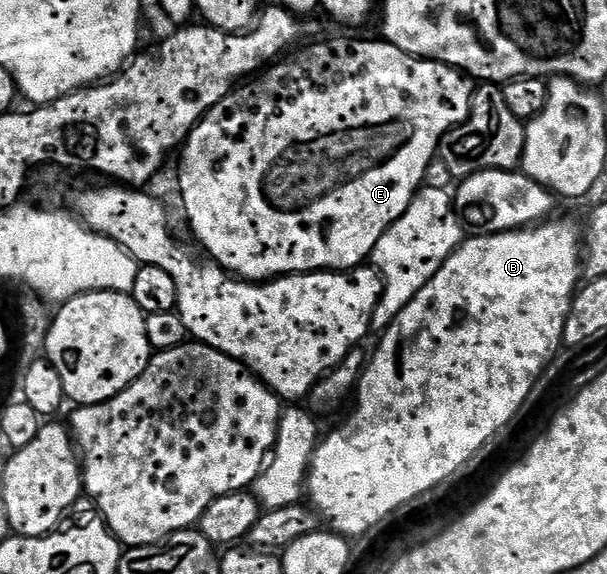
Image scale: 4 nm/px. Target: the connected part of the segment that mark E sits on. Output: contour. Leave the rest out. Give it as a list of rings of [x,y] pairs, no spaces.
[[[331,38],[328,42],[301,46],[270,63],[250,80],[236,85],[230,94],[203,115],[181,147],[183,159],[179,162],[179,194],[183,197],[183,210],[196,240],[207,249],[206,257],[210,261],[228,274],[249,282],[265,282],[285,274],[310,274],[316,270],[346,272],[364,265],[370,259],[377,240],[381,240],[384,232],[406,212],[424,185],[425,168],[429,168],[438,155],[439,141],[448,130],[460,126],[471,115],[472,79],[453,66],[433,62],[429,58],[414,58],[412,54],[401,52],[401,48],[392,42],[382,40],[362,42],[359,38]]]

